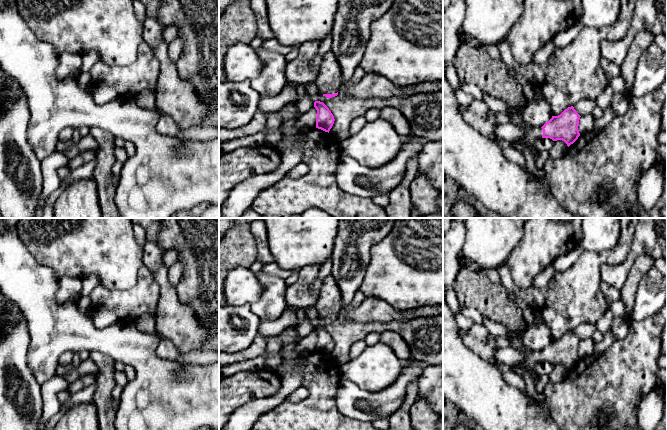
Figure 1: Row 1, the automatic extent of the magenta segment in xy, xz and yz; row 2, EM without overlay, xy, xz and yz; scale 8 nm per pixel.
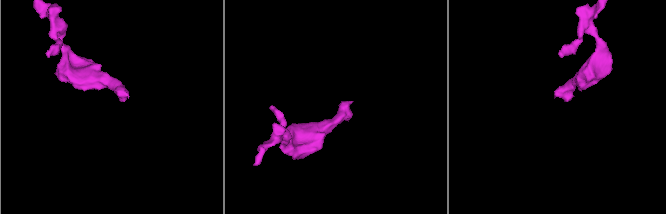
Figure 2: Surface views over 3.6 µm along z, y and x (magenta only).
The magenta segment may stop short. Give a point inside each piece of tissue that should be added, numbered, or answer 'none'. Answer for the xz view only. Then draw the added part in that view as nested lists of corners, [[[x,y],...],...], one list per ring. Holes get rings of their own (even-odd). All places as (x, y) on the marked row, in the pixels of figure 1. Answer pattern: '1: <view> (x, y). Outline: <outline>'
1: xz (329, 78). Outline: [[[330,51],[323,56],[319,72],[314,81],[321,94],[337,93],[342,85],[342,73],[335,55]]]

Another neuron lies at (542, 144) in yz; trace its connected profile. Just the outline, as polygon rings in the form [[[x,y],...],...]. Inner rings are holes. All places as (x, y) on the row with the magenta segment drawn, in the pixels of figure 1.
[[[540,138],[535,141],[535,149],[541,153],[543,151],[551,151],[554,141],[550,138]]]

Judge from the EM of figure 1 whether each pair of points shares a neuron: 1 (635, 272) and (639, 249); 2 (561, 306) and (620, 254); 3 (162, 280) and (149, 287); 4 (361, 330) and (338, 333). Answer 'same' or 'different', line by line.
1: different
2: same
3: different
4: same

